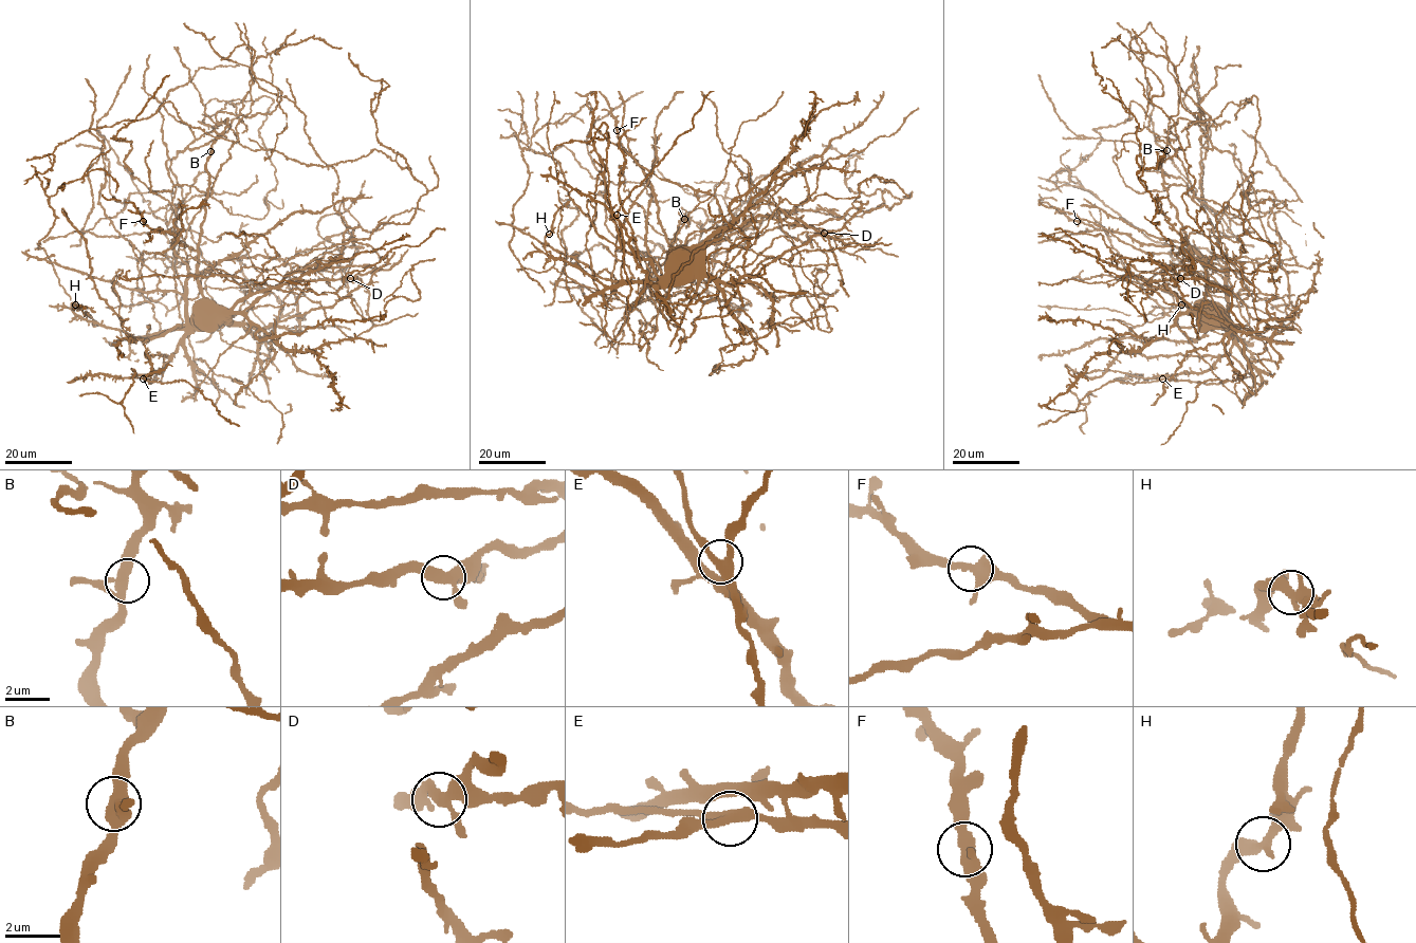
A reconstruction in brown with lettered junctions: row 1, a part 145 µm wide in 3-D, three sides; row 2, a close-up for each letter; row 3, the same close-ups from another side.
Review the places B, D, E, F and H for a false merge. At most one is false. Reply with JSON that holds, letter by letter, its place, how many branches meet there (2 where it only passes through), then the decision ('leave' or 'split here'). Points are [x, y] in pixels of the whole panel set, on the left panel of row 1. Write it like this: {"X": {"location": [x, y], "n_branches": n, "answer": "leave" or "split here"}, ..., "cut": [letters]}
{"B": {"location": [210, 151], "n_branches": 3, "answer": "leave"}, "D": {"location": [350, 278], "n_branches": 3, "answer": "leave"}, "E": {"location": [143, 378], "n_branches": 3, "answer": "leave"}, "F": {"location": [143, 221], "n_branches": 3, "answer": "leave"}, "H": {"location": [75, 304], "n_branches": 3, "answer": "leave"}, "cut": []}

